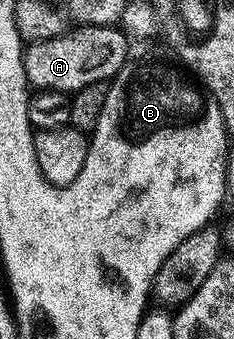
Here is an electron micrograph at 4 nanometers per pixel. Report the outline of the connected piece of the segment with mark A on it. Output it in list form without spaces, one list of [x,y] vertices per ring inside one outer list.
[[[84,26],[80,32],[71,31],[52,38],[31,43],[25,49],[22,61],[26,82],[39,93],[58,92],[73,94],[89,84],[109,81],[126,65],[126,40],[128,36],[118,26]]]

